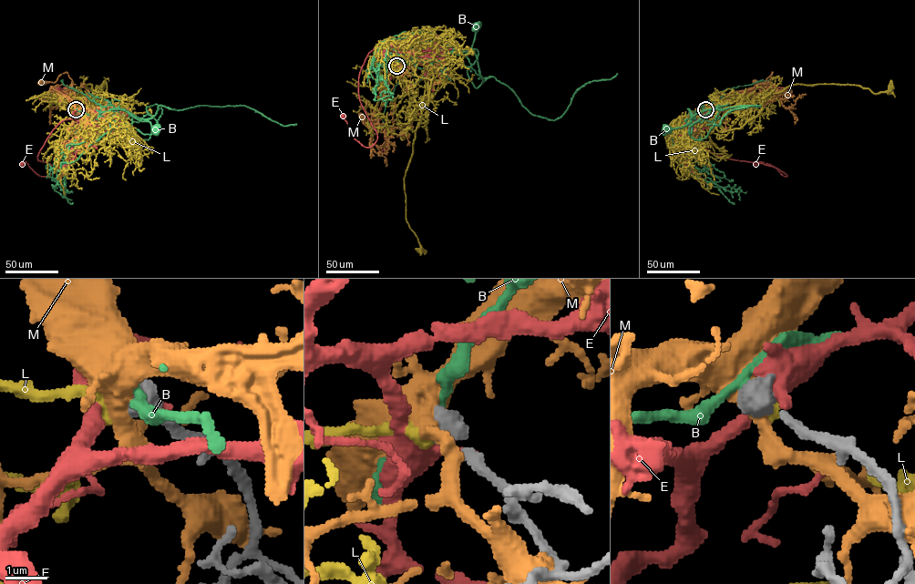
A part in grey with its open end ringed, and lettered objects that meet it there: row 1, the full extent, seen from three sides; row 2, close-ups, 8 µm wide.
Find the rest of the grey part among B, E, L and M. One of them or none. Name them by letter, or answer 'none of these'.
L

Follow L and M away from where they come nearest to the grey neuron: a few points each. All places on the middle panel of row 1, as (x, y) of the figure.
L: (396, 66), (384, 71), (401, 66), (430, 80), (427, 121), (418, 123), (404, 179), (406, 220), (420, 251)
M: (396, 65), (372, 118), (377, 130), (393, 126), (389, 130), (372, 128), (361, 116)

